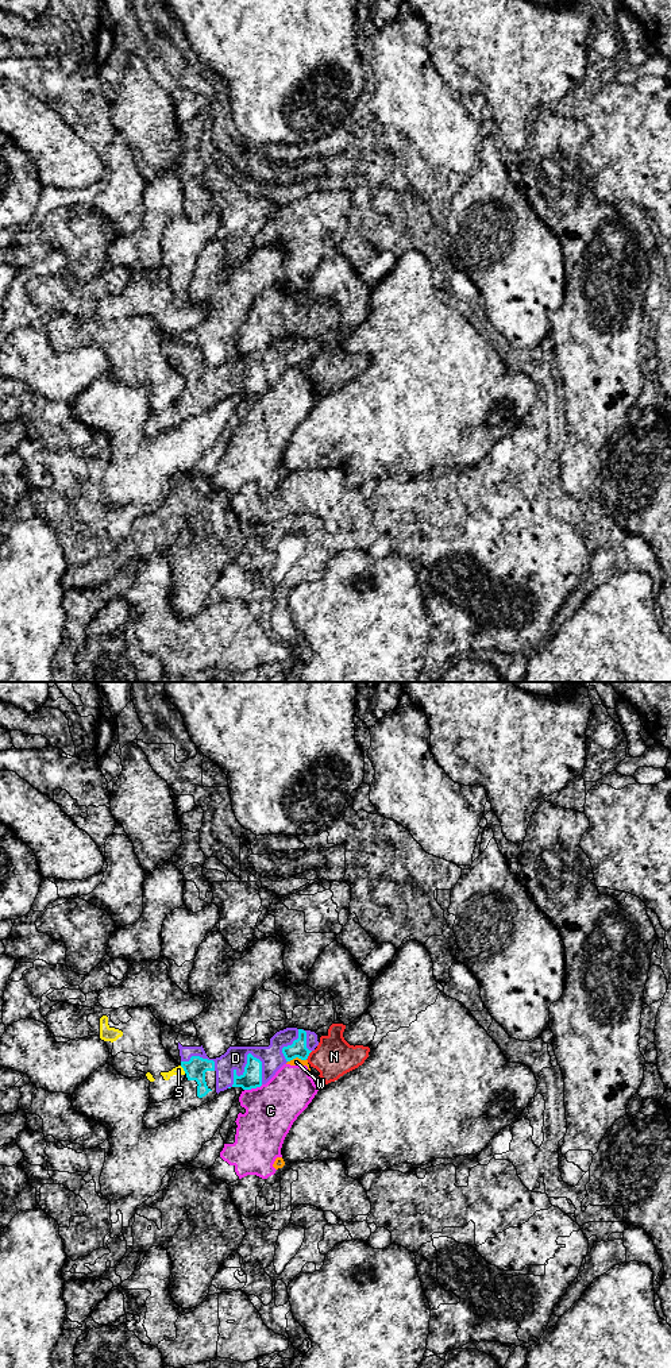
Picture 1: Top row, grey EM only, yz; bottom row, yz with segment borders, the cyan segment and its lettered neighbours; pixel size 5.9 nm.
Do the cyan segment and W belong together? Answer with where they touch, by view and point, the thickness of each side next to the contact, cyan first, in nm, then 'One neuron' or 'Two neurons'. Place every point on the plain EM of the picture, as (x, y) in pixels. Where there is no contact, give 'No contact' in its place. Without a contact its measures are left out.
Touches cyan at yz (296, 365). Thickness 100 nm (cyan) against 50 nm. Two neurons

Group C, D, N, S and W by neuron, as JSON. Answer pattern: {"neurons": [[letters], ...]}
{"neurons": [["C", "W"], ["D"], ["N"], ["S"]]}

